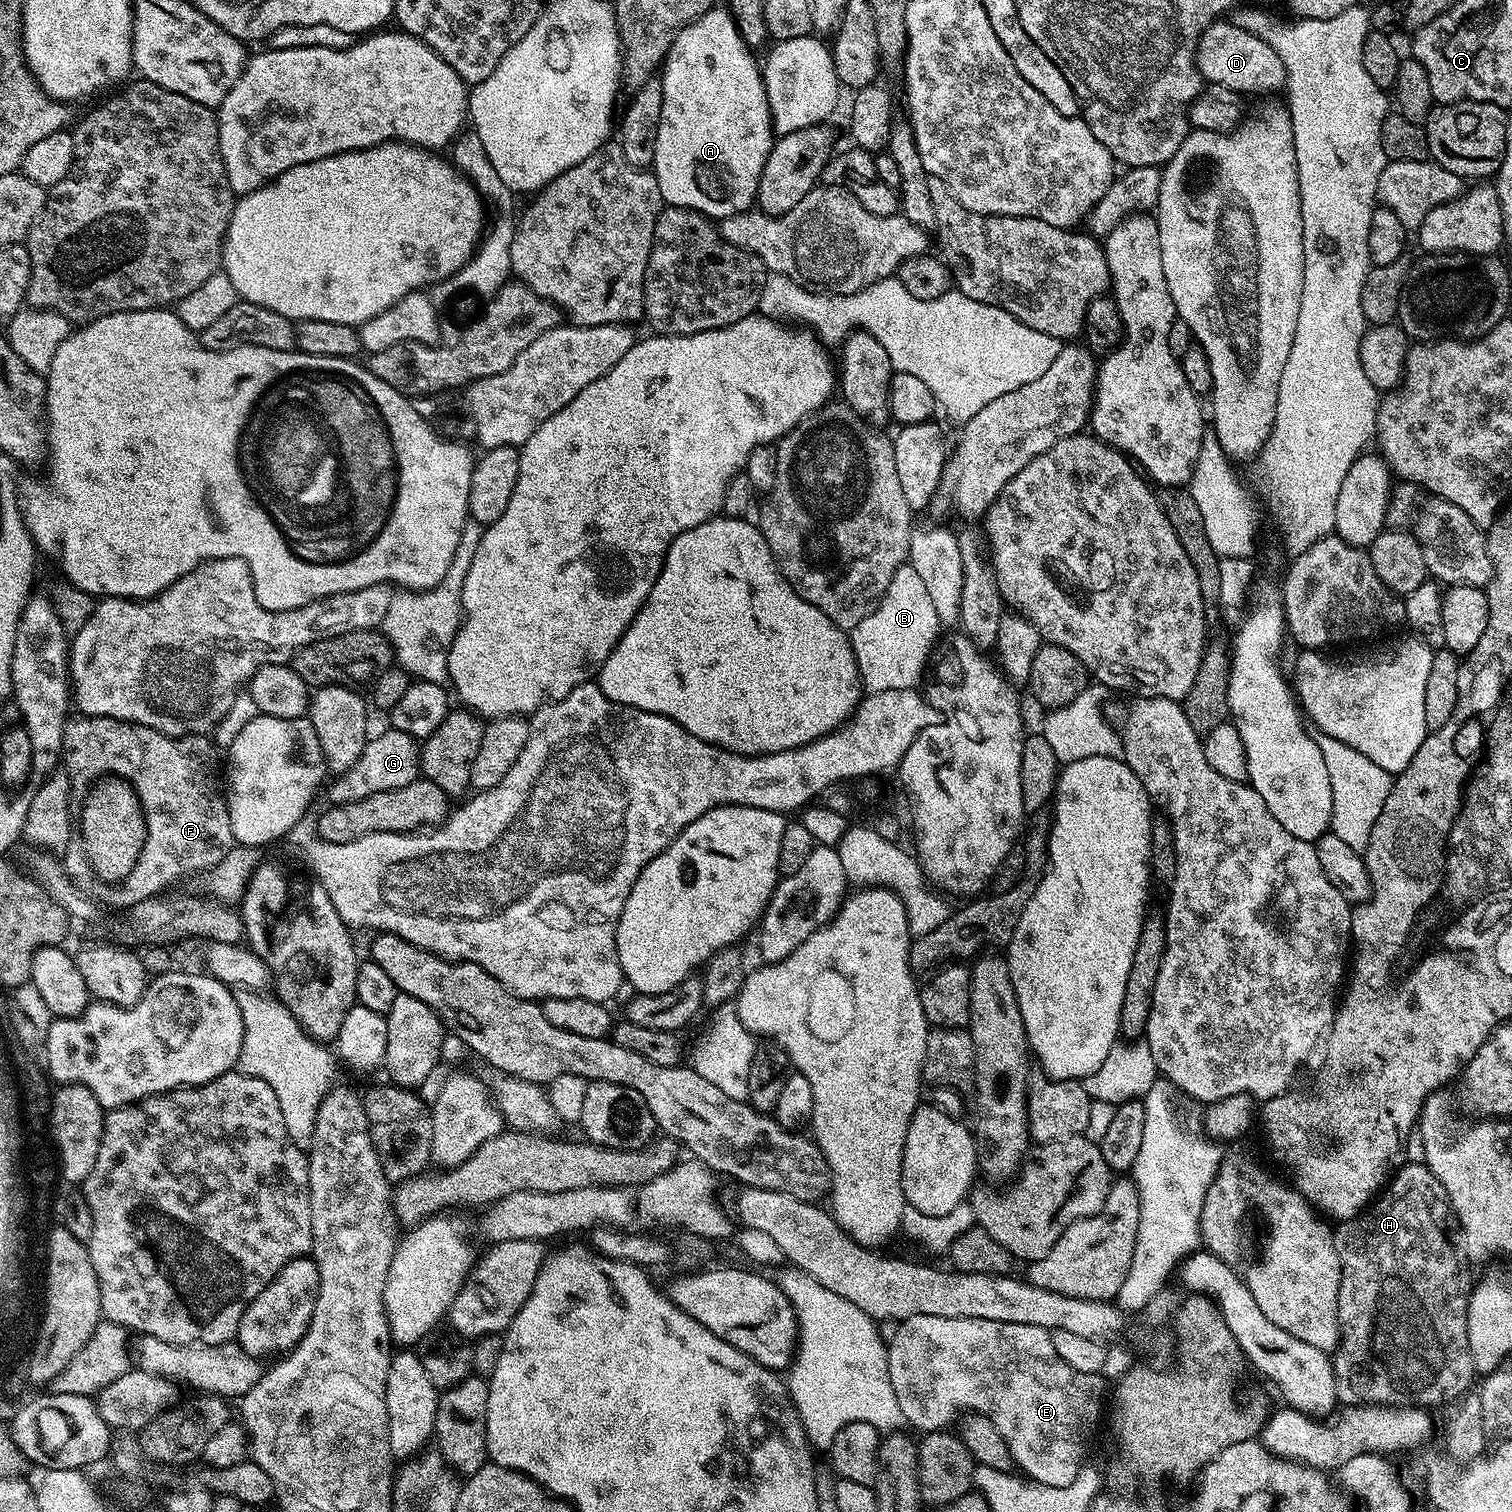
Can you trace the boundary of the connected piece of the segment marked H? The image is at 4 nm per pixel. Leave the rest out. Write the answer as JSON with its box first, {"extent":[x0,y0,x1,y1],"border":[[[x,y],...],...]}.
{"extent":[1332,1162,1477,1406],"border":[[[1405,1162],[1396,1169],[1378,1198],[1373,1199],[1367,1208],[1361,1210],[1351,1220],[1342,1220],[1335,1225],[1336,1253],[1340,1259],[1338,1286],[1340,1347],[1334,1353],[1332,1366],[1336,1376],[1337,1398],[1341,1405],[1429,1406],[1428,1404],[1440,1404],[1444,1399],[1455,1401],[1471,1389],[1468,1387],[1472,1384],[1472,1376],[1477,1375],[1472,1361],[1472,1343],[1468,1337],[1468,1299],[1472,1297],[1474,1279],[1472,1280],[1471,1274],[1468,1273],[1467,1266],[1460,1261],[1455,1246],[1448,1241],[1448,1220],[1450,1224],[1450,1205],[1442,1182],[1438,1182],[1438,1178],[1428,1169],[1427,1164]]]}

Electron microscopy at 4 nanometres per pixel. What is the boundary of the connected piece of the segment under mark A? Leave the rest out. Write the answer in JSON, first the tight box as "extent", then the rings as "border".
{"extent":[652,6,774,218],"border":[[[717,6],[702,14],[693,24],[687,24],[672,40],[662,65],[662,75],[659,77],[662,86],[662,114],[658,122],[658,142],[654,150],[652,168],[658,178],[658,190],[662,190],[665,205],[674,208],[691,208],[709,218],[733,216],[739,212],[747,212],[757,203],[756,191],[762,178],[762,170],[766,166],[768,156],[772,153],[774,131],[772,127],[771,108],[767,102],[767,92],[764,89],[764,77],[761,65],[752,57],[753,49],[740,36],[736,29],[735,19],[727,7]]]}

